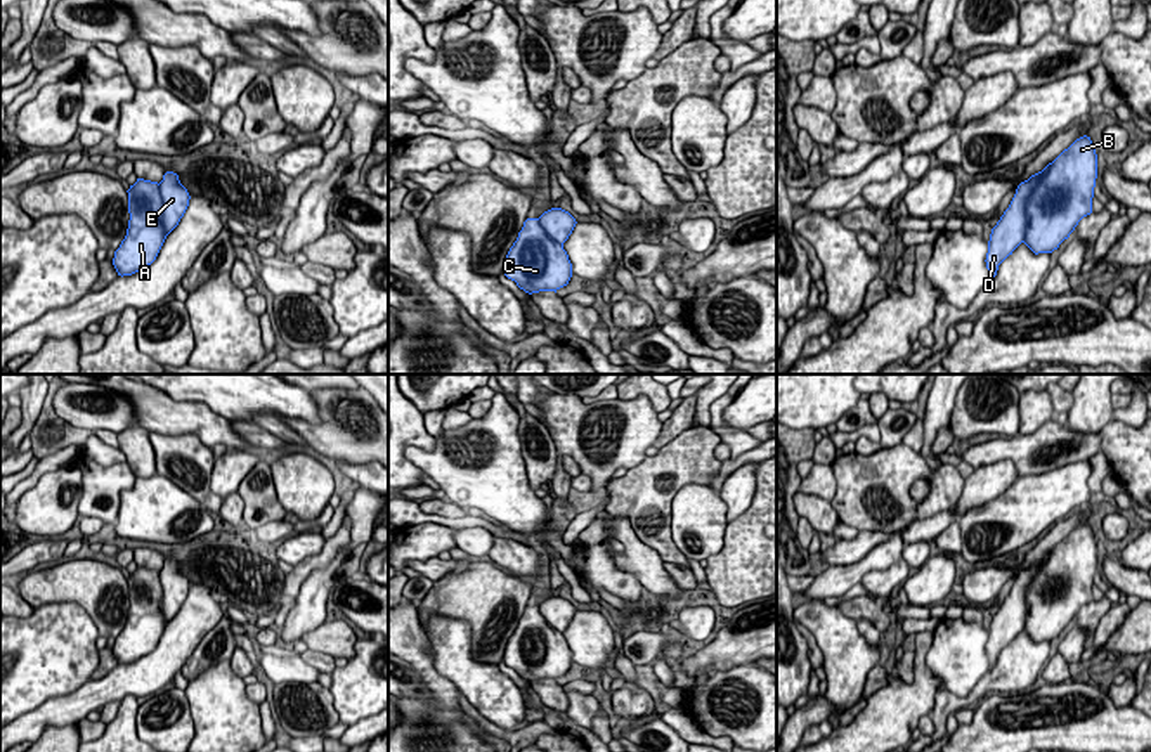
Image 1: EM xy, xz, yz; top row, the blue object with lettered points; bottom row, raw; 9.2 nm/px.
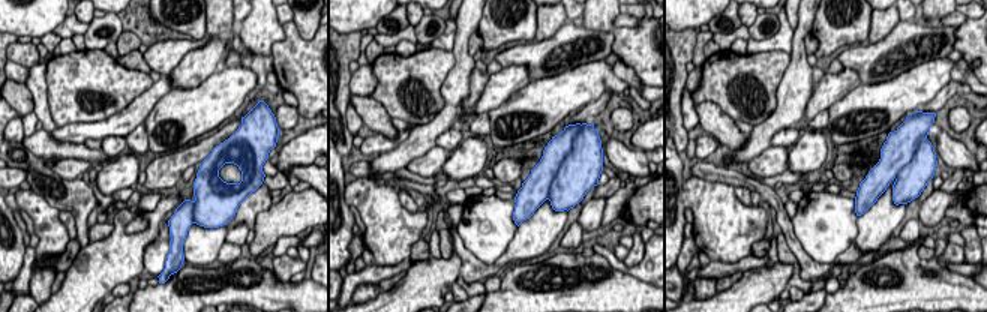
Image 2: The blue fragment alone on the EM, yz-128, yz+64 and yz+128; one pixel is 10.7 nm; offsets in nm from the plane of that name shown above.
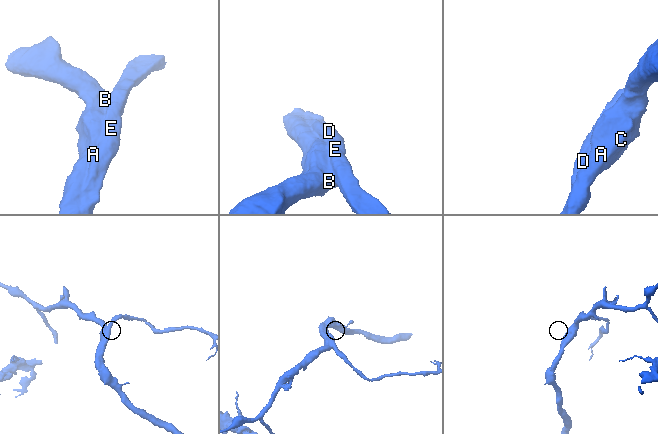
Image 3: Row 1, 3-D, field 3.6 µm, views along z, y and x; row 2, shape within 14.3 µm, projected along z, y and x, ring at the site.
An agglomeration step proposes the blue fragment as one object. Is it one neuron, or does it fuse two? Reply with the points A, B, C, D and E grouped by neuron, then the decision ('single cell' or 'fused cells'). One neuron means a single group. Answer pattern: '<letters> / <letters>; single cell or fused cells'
A B C D E; single cell

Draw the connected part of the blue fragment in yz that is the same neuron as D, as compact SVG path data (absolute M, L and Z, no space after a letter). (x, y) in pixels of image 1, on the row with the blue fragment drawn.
M1090 137L1076 139L1042 172L1021 182L997 225L986 253L988 281L1024 243L1035 255L1052 253L1092 213L1097 154Z

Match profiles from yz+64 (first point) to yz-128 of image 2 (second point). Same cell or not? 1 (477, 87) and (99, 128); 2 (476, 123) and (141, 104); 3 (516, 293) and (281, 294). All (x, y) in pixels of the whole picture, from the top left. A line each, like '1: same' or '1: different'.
1: different
2: different
3: same

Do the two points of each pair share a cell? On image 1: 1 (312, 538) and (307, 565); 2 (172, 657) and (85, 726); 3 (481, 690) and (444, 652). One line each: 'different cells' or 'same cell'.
1: different cells
2: different cells
3: same cell

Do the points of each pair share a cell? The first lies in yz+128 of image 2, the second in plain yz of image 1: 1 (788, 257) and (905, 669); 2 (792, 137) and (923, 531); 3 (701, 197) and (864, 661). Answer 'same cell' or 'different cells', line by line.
1: same cell
2: different cells
3: same cell

